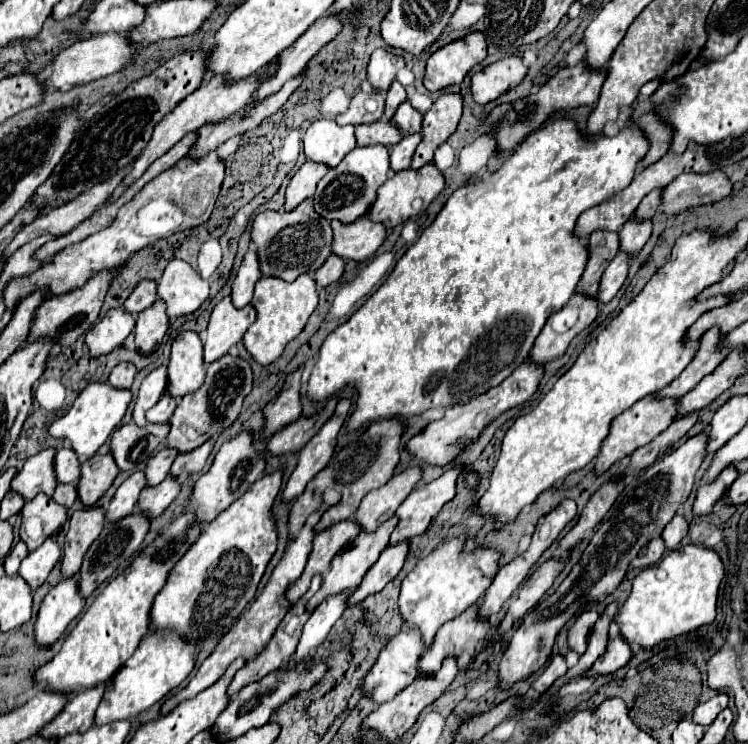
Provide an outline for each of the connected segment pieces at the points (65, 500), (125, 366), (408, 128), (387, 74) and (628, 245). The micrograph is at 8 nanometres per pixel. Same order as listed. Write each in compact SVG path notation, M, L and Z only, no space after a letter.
M59 484L57 490L55 490L55 494L53 494L53 498L59 500L59 504L71 506L71 504L77 500L77 488L75 488L75 484L71 484L71 486Z
M121 362L111 370L109 382L111 386L117 386L117 388L131 388L135 374L137 374L137 368L131 362Z
M405 100L405 102L397 108L393 122L395 122L405 134L419 132L419 130L421 130L421 124L423 124L423 114L421 114L419 110L415 110L409 100Z
M377 48L371 54L371 62L367 68L367 80L377 90L387 90L395 80L395 74L405 66L405 58L387 52L385 48Z
M633 216L627 220L627 224L619 230L619 240L621 240L621 250L625 254L637 254L645 242L651 236L651 220L639 222Z

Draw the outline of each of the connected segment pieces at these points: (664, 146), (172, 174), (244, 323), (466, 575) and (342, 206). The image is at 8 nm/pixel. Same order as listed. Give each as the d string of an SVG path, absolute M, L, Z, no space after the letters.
M635 104L631 116L629 116L629 124L637 126L645 138L649 140L649 152L645 154L645 158L641 160L641 168L651 166L653 162L657 162L661 156L667 154L669 150L669 142L671 142L671 130L665 126L665 122L661 122L653 110L651 104Z
M215 152L207 154L197 162L183 158L171 170L159 174L151 184L147 184L131 202L127 202L119 210L111 226L103 228L97 234L87 236L83 242L75 246L65 248L51 262L43 264L39 270L27 276L13 278L3 290L5 306L9 310L15 310L17 302L35 294L35 290L45 290L47 296L69 294L71 290L83 286L83 282L87 282L87 278L91 278L95 270L115 270L115 266L125 264L125 260L133 252L141 250L149 242L167 238L179 230L187 230L207 222L215 208L223 174L225 174L225 166Z
M231 296L223 298L211 312L211 320L205 336L205 362L211 364L221 358L231 346L235 346L247 328L255 322L257 314L251 304L235 308Z
M459 536L441 548L433 550L427 558L423 558L403 580L401 594L399 594L399 612L405 622L419 628L423 636L423 646L429 650L437 630L461 616L467 608L471 608L489 588L491 578L497 574L499 552L495 550L469 550L463 552L465 538Z
M357 146L351 150L339 166L329 168L323 180L317 184L315 192L315 210L327 220L341 220L341 222L355 222L371 208L375 202L375 194L379 186L391 176L389 164L389 148L387 146Z

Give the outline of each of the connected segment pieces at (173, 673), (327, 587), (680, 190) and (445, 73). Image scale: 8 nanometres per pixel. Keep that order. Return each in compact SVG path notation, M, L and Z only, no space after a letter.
M147 632L135 650L135 654L125 662L125 666L105 684L101 704L95 714L95 724L105 726L117 720L133 720L165 694L177 688L195 666L195 646L181 640L173 632Z
M391 518L391 520L387 520L383 526L379 526L379 530L375 530L375 532L361 532L361 534L351 542L351 546L349 546L347 550L343 550L341 554L337 554L337 558L331 562L329 572L323 576L321 588L319 588L317 594L309 600L309 612L313 612L325 598L335 596L335 594L341 594L343 590L353 590L355 586L359 586L359 582L363 580L365 572L377 562L379 554L387 548L389 536L391 536L395 524L397 524L397 518Z
M721 170L707 174L681 174L663 188L661 210L665 216L677 216L689 208L719 202L729 196L731 186L731 180Z
M469 32L467 36L449 42L427 60L425 88L429 92L437 92L445 86L463 82L465 74L483 62L485 56L487 42L483 32Z

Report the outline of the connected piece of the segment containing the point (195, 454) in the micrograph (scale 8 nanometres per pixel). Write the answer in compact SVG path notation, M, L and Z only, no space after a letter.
M205 442L203 446L199 446L199 450L191 450L191 454L179 454L171 466L171 474L181 476L181 470L185 470L189 474L199 472L211 454L211 448L213 448L211 442Z

